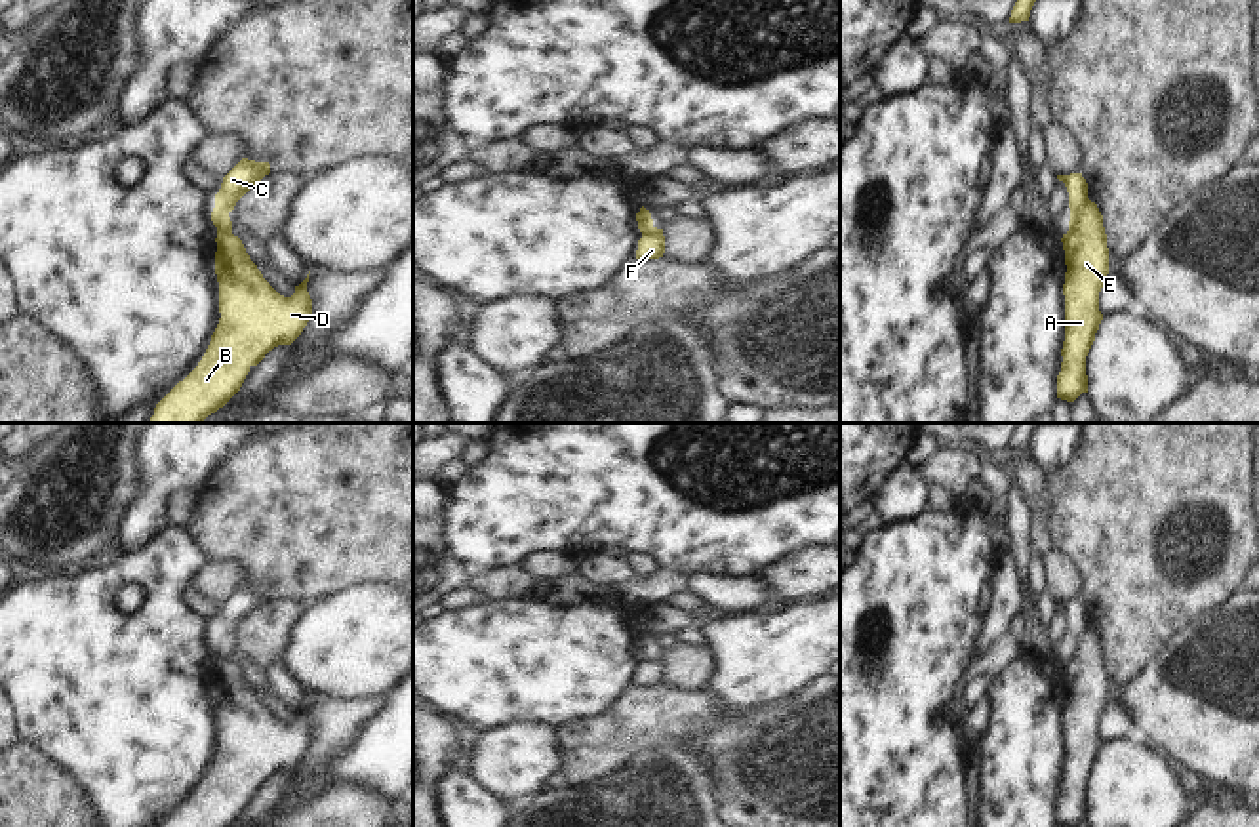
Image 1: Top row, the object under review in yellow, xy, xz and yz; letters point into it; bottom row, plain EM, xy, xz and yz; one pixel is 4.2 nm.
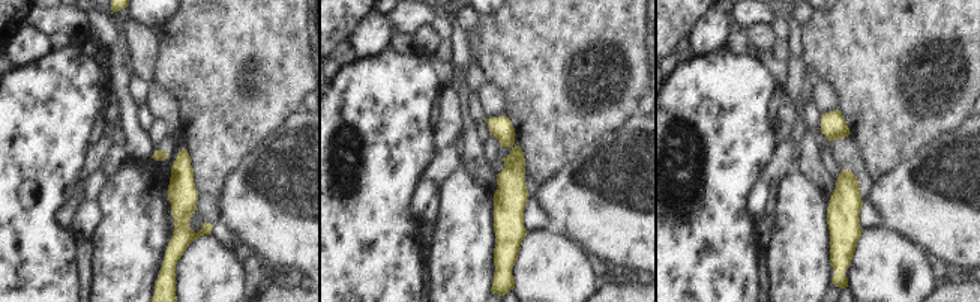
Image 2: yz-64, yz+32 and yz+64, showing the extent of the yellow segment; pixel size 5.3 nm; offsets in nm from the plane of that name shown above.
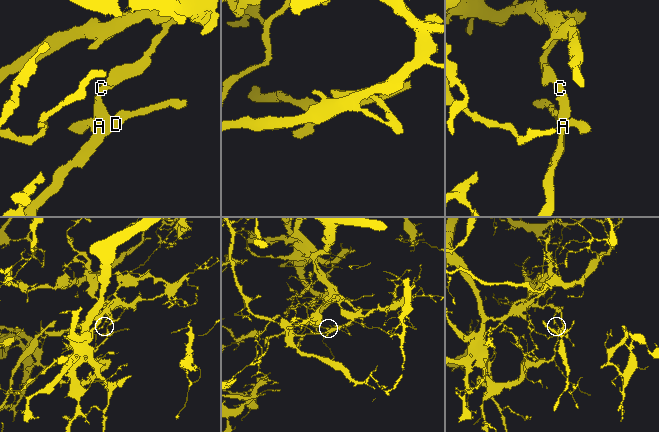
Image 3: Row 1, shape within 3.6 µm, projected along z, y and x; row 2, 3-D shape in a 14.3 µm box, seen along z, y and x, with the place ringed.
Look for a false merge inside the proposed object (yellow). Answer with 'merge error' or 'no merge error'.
merge error

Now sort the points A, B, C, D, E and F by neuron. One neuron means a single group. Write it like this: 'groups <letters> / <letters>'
groups A B D E F / C

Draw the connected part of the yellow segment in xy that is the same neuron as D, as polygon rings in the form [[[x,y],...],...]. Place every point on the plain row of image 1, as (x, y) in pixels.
[[[230,644],[217,656],[215,669],[219,751],[198,793],[162,827],[230,827],[250,795],[274,774],[291,772],[312,741],[309,701],[291,724],[284,724],[232,661]]]

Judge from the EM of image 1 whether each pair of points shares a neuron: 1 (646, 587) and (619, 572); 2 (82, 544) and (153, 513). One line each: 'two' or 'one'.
1: two
2: two

